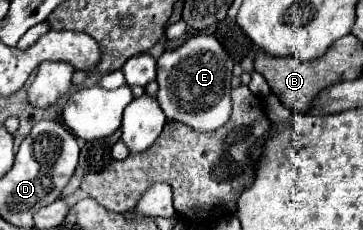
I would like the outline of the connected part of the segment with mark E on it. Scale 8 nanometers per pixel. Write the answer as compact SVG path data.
M194 35L178 49L164 51L158 59L158 103L168 119L180 121L200 133L210 133L222 127L232 113L230 79L234 61L228 57L216 37Z

